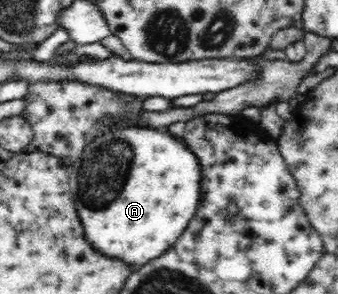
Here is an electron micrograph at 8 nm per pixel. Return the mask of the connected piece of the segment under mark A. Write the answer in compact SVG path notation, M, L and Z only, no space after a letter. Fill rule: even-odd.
M114 126L83 148L79 159L69 165L68 174L70 194L85 225L87 239L105 255L119 257L135 267L143 267L173 247L199 209L199 158L187 149L181 136L173 136L166 128Z

